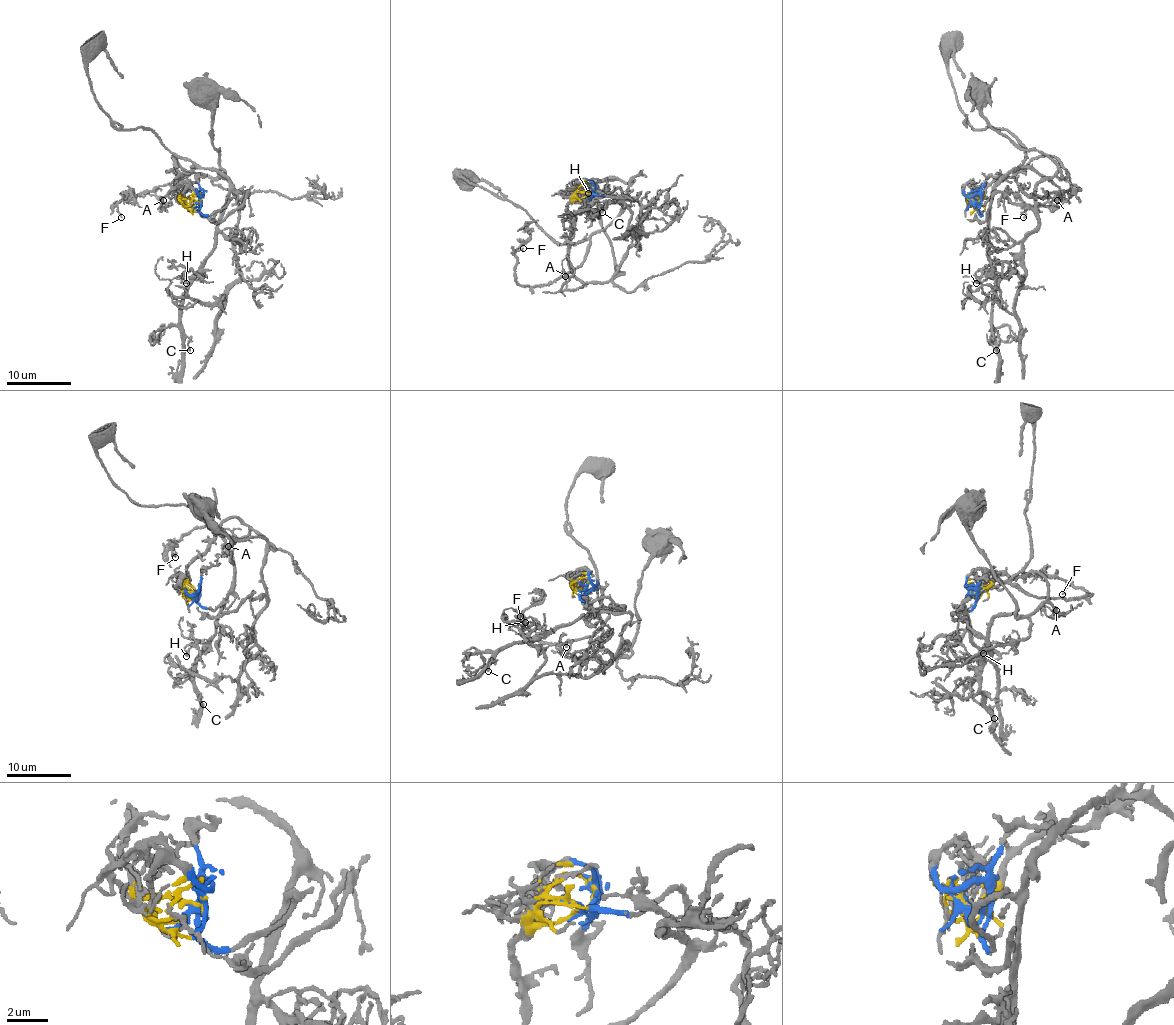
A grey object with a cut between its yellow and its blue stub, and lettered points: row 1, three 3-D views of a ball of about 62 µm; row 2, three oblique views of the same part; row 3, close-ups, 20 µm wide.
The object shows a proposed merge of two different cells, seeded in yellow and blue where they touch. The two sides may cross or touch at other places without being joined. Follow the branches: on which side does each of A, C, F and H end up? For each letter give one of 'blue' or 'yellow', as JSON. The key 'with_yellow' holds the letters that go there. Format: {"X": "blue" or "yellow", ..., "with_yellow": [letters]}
{"A": "yellow", "C": "blue", "F": "blue", "H": "blue", "with_yellow": ["A"]}

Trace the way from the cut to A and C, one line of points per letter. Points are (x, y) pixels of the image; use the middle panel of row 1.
A: (590, 193), (567, 206), (570, 271), (583, 282), (581, 287), (564, 288), (563, 271), (566, 275)
C: (590, 193), (609, 195), (619, 188), (622, 200), (590, 209), (600, 206), (603, 213)

